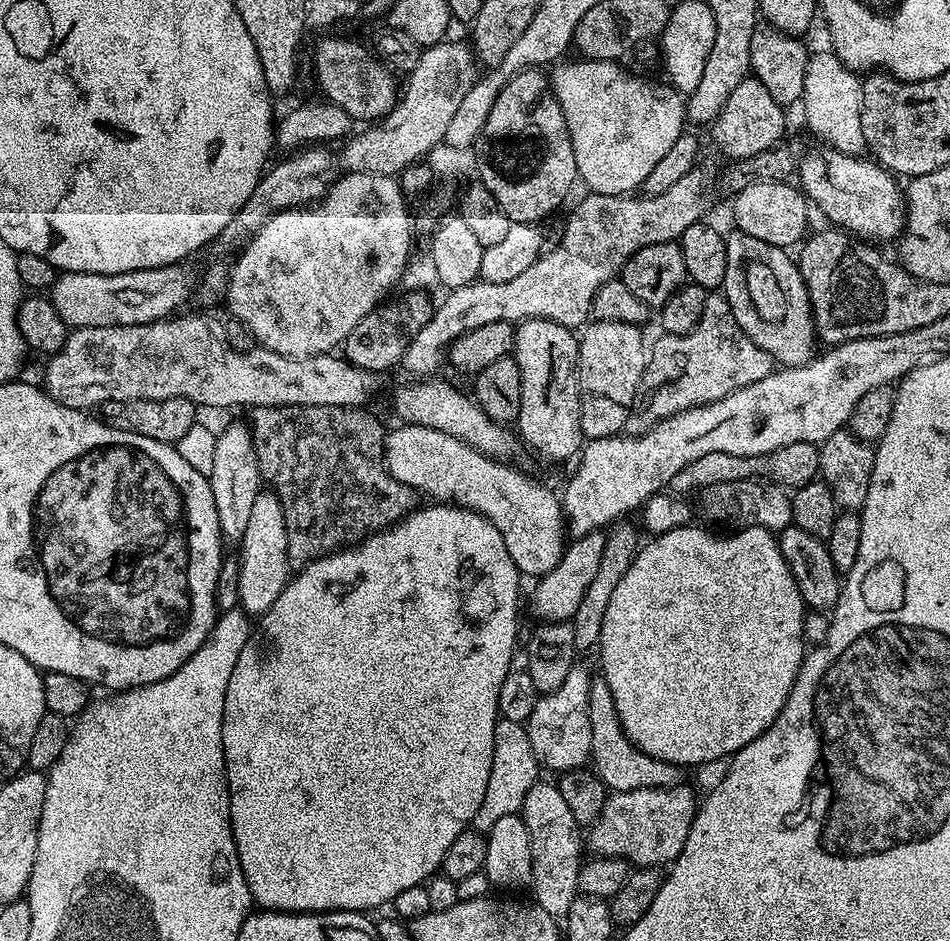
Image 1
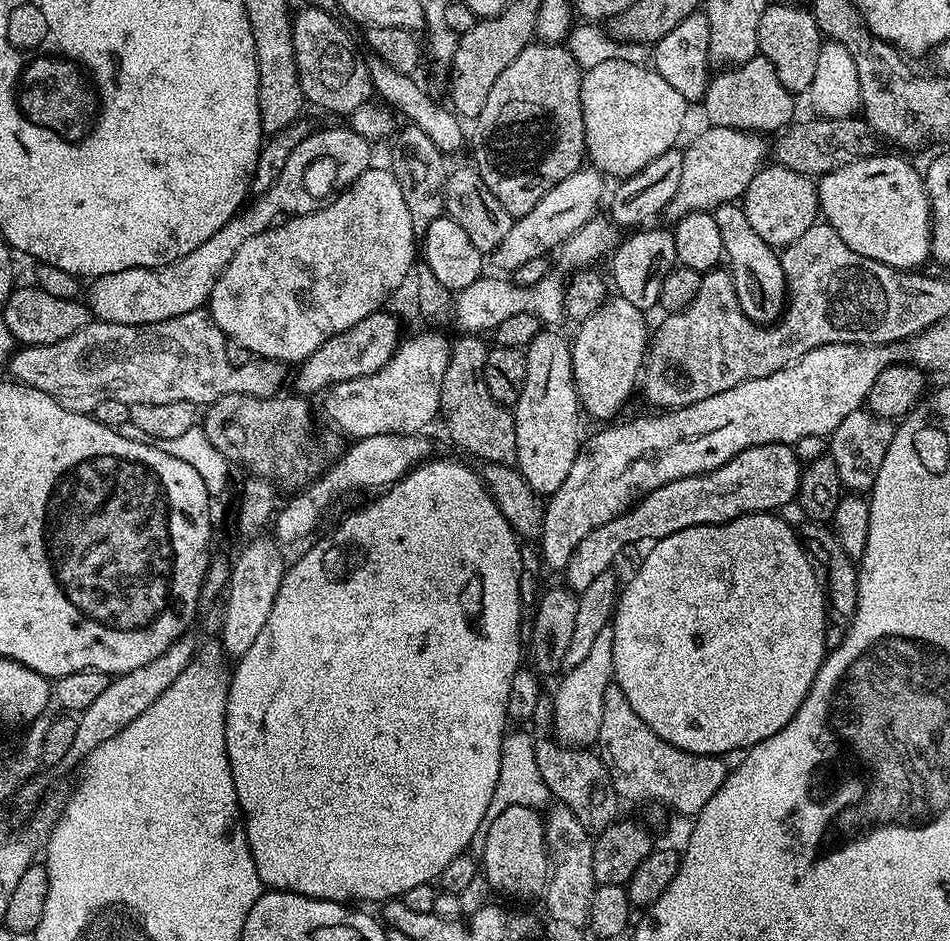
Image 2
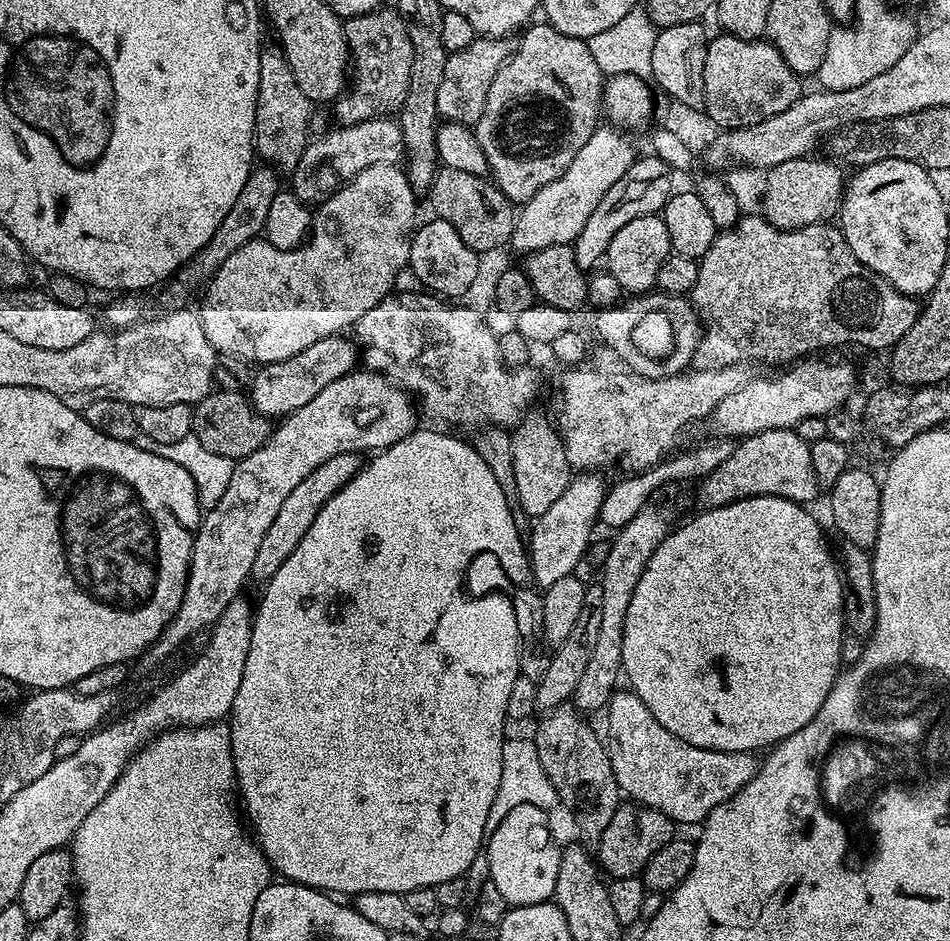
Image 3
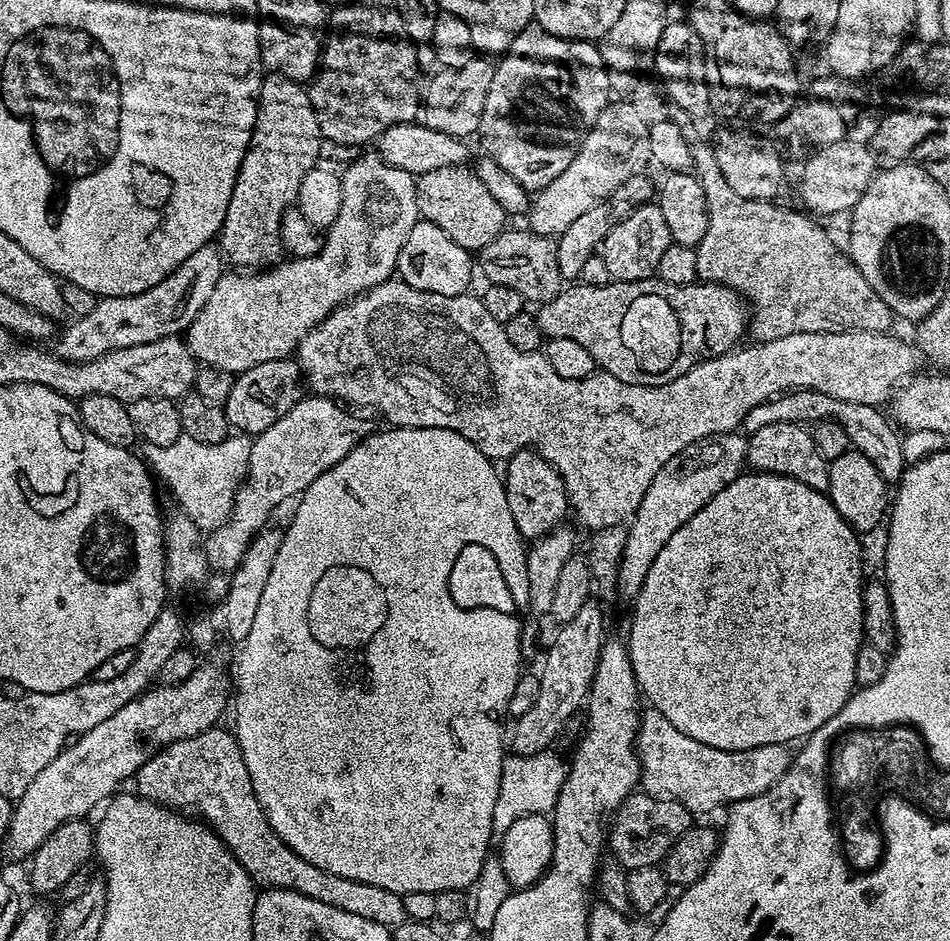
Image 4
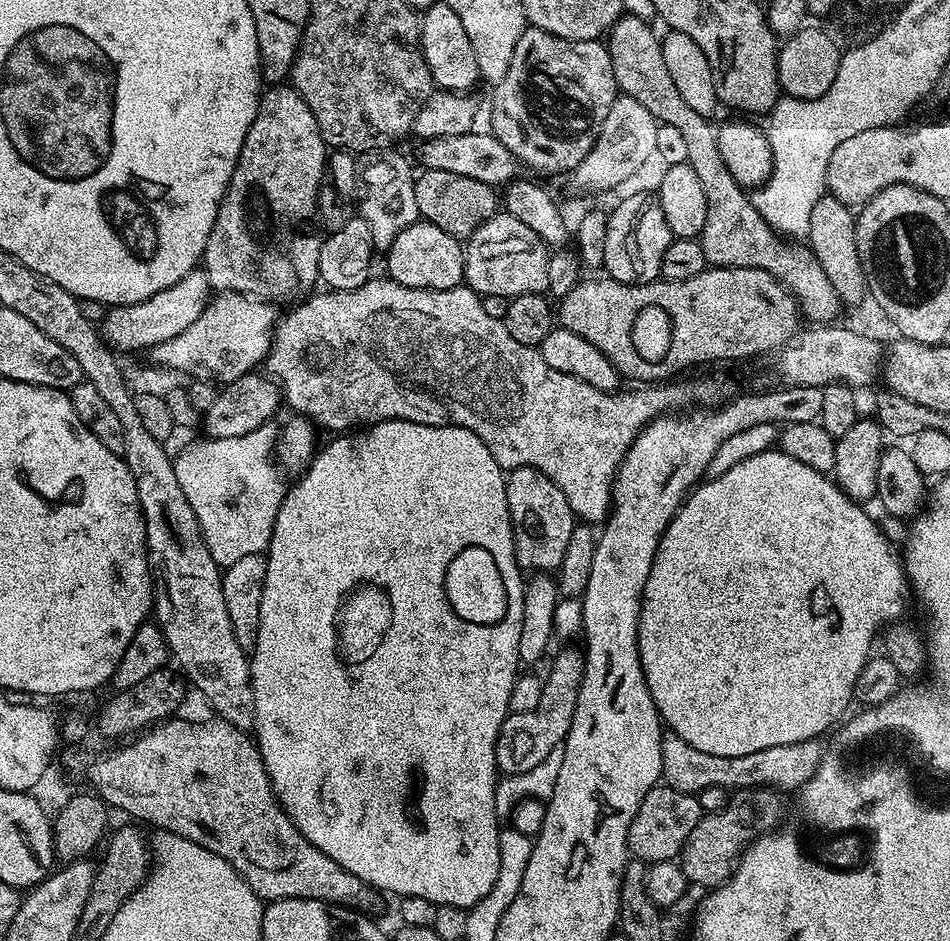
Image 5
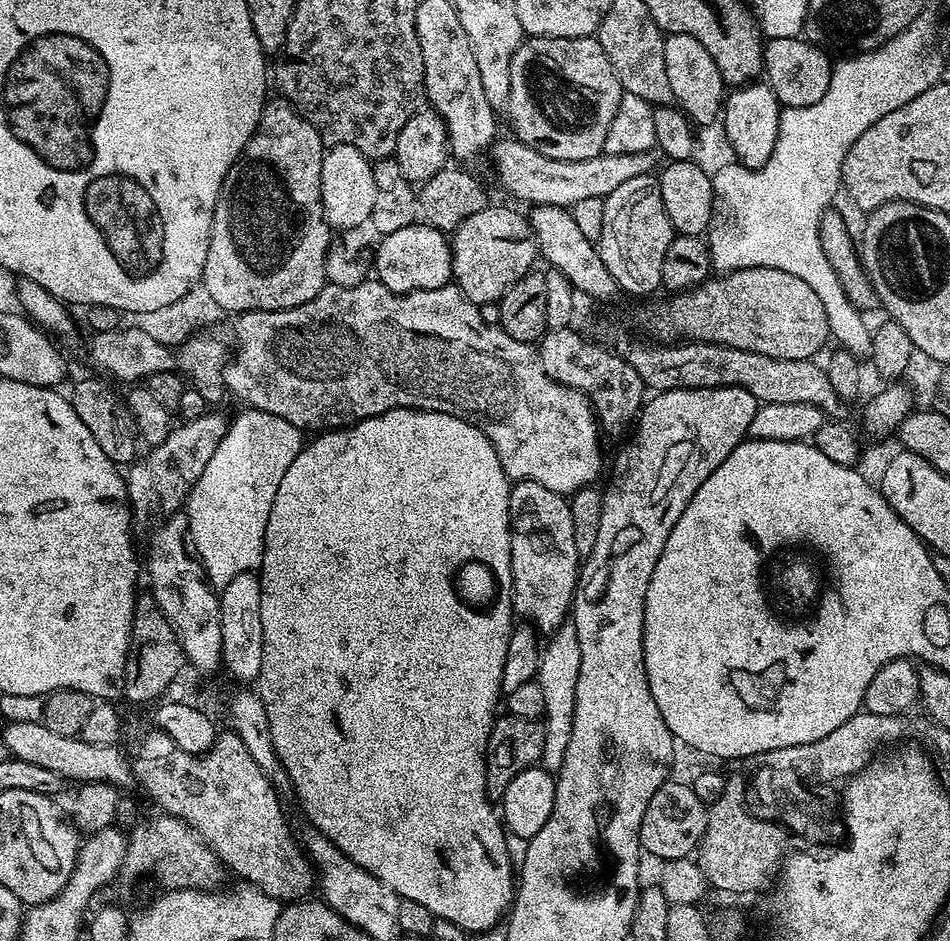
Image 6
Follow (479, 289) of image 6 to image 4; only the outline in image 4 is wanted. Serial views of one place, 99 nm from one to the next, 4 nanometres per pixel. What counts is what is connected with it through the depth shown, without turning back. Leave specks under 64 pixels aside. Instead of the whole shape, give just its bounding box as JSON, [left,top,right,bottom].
[478,230,565,306]

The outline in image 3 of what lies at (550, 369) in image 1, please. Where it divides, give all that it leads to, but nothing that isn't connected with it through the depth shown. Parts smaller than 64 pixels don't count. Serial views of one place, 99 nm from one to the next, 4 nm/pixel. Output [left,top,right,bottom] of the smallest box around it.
[510,415,574,518]

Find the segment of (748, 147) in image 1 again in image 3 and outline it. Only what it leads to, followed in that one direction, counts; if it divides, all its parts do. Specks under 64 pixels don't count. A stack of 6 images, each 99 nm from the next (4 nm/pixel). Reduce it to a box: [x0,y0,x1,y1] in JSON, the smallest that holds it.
[704,34,802,130]

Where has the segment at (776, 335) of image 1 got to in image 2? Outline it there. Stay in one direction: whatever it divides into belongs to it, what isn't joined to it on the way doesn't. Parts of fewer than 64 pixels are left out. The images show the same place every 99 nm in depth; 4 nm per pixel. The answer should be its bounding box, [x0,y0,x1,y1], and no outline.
[713,202,787,326]

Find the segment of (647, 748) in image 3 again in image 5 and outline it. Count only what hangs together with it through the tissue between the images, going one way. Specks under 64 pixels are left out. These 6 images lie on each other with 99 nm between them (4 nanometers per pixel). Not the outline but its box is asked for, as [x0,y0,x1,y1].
[662,734,825,794]

